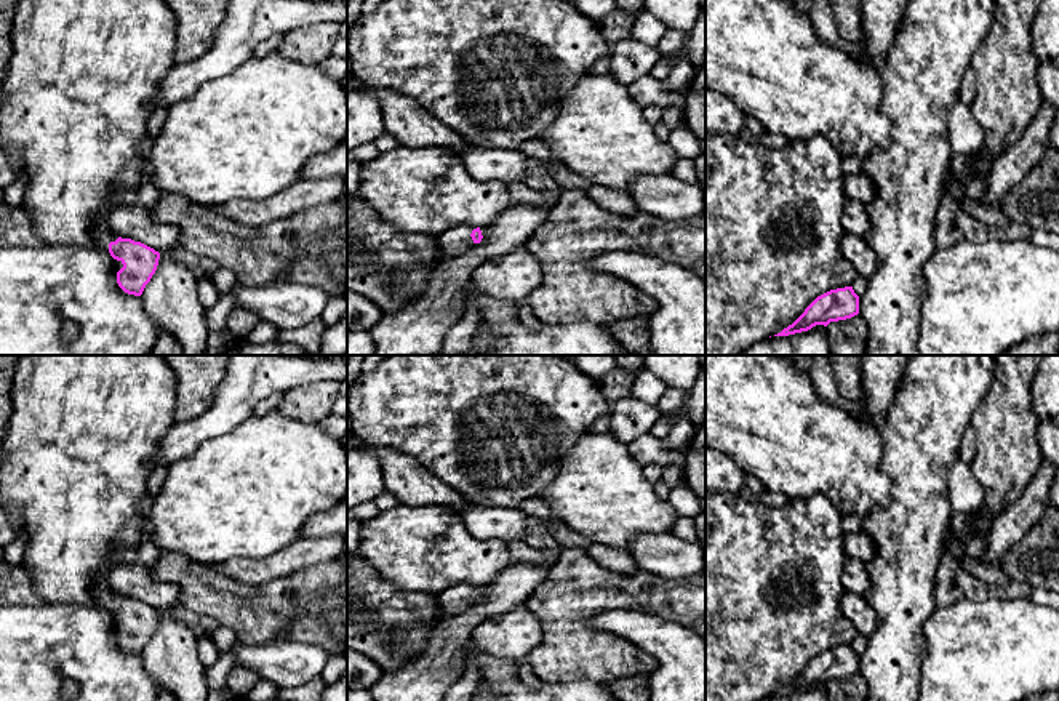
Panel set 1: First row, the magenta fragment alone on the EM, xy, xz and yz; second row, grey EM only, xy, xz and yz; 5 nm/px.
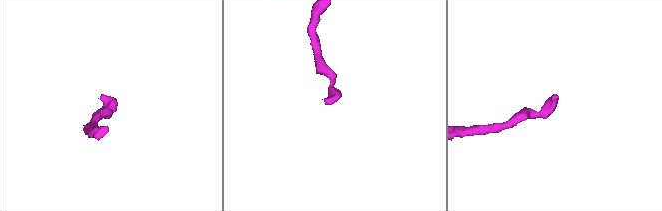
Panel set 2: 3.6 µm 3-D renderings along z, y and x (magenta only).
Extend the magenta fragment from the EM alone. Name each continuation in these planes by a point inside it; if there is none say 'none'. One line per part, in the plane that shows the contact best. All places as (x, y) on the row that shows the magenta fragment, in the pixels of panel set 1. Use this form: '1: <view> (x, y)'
1: xy (103, 236)

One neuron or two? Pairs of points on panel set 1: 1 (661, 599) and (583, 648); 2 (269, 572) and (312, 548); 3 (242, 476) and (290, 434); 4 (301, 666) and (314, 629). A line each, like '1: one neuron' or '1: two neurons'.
1: one neuron
2: one neuron
3: one neuron
4: two neurons

